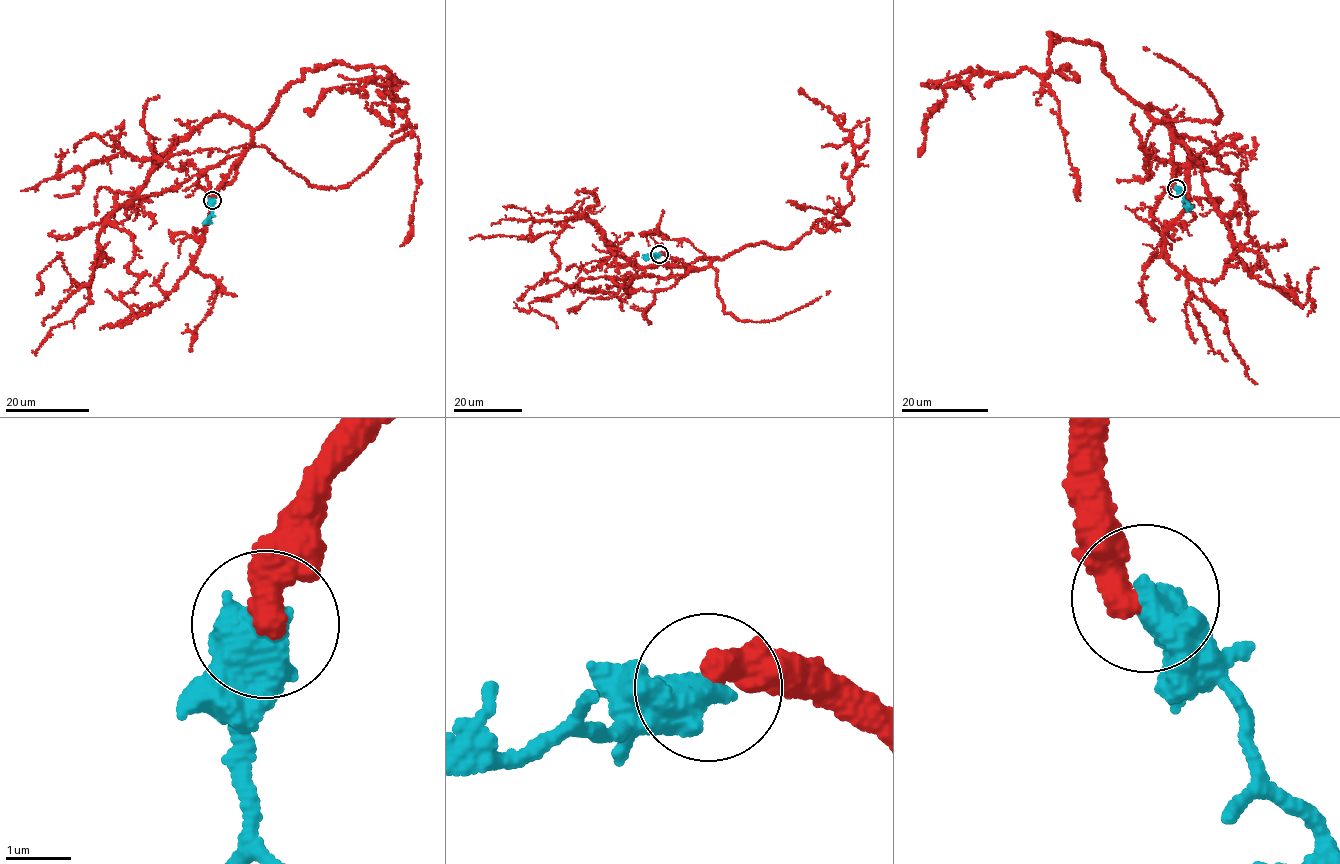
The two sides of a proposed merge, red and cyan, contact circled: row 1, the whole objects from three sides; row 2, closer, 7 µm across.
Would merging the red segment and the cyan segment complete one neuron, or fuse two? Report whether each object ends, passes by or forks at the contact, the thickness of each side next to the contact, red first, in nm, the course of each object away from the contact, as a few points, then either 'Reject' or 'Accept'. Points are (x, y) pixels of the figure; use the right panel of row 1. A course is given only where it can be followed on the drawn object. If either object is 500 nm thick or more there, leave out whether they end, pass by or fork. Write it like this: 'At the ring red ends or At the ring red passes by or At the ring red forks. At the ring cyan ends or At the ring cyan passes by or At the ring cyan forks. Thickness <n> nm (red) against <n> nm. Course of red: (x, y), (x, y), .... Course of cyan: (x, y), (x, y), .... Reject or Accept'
Thickness 500 nm (red) against 750 nm. Course of red: (1175, 187), (1169, 129), (1114, 84), (1096, 43), (1049, 33), (1047, 74), (945, 86), (918, 156). Course of cyan: (1176, 187), (1189, 210). Reject

